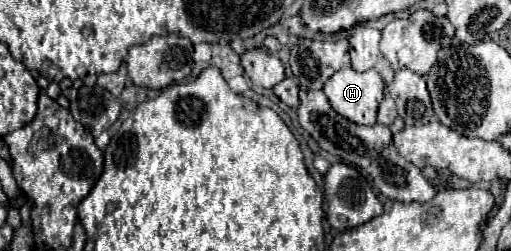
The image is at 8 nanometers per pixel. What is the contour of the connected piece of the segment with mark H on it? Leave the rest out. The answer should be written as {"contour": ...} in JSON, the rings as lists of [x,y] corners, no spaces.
{"contour":[[[348,67],[324,83],[324,93],[338,115],[358,125],[374,125],[376,109],[384,99],[384,81],[376,69],[358,73]]]}

